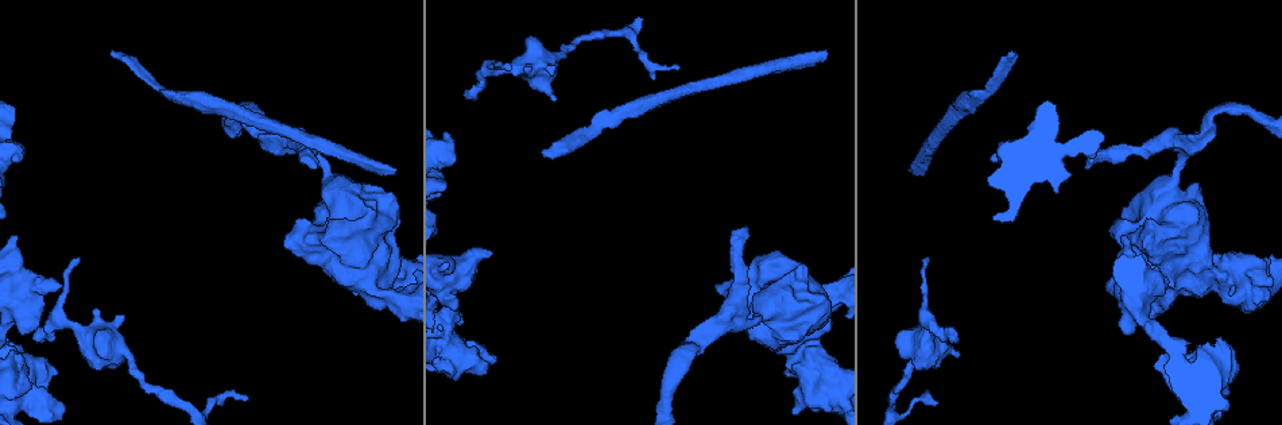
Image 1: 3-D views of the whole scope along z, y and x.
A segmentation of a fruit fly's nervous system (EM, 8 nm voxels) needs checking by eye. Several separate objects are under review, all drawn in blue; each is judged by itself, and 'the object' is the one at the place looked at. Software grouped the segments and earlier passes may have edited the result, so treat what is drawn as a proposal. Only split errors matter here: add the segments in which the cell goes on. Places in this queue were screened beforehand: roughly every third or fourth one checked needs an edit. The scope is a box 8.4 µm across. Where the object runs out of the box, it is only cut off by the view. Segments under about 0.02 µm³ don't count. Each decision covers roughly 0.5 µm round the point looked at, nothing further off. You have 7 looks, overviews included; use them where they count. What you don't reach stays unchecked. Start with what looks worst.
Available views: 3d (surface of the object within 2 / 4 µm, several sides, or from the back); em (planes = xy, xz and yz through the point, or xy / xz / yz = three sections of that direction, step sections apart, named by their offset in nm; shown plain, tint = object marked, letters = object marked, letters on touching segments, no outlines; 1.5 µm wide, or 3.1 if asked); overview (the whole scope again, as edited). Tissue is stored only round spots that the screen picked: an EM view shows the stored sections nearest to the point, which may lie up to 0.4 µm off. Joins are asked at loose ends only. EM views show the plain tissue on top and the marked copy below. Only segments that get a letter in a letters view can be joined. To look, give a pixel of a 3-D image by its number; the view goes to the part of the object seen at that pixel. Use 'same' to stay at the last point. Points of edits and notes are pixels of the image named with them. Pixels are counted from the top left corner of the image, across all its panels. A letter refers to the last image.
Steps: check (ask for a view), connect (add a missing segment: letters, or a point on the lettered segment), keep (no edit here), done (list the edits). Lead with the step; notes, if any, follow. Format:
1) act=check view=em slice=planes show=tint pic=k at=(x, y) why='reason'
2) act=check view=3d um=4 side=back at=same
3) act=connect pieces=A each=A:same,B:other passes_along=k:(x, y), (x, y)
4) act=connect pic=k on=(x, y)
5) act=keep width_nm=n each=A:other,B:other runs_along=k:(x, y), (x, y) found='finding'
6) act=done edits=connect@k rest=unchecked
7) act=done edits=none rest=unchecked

act=check view=3d um=4 side=back pic=1 at=(824, 54)

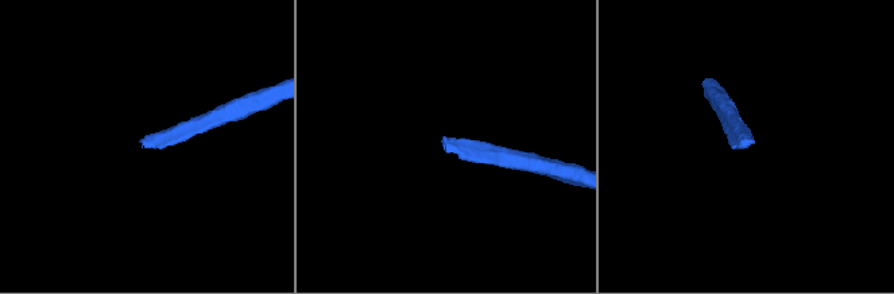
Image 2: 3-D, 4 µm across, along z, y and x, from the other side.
act=check view=em slice=planes show=letters pic=2 at=(441, 140)

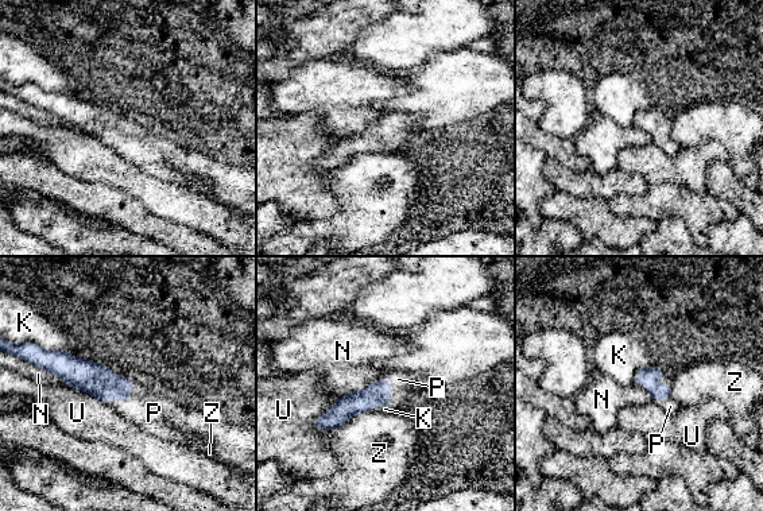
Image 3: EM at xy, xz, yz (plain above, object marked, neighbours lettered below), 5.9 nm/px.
act=connect pieces=P longest_contact=Z:260nm each=K:other,N:other,P:same,U:other,Z:other passes_along=3:(378, 394), (390, 391), (399, 382) found='it goes on there'

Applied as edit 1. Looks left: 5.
act=check view=overview why='redraw'

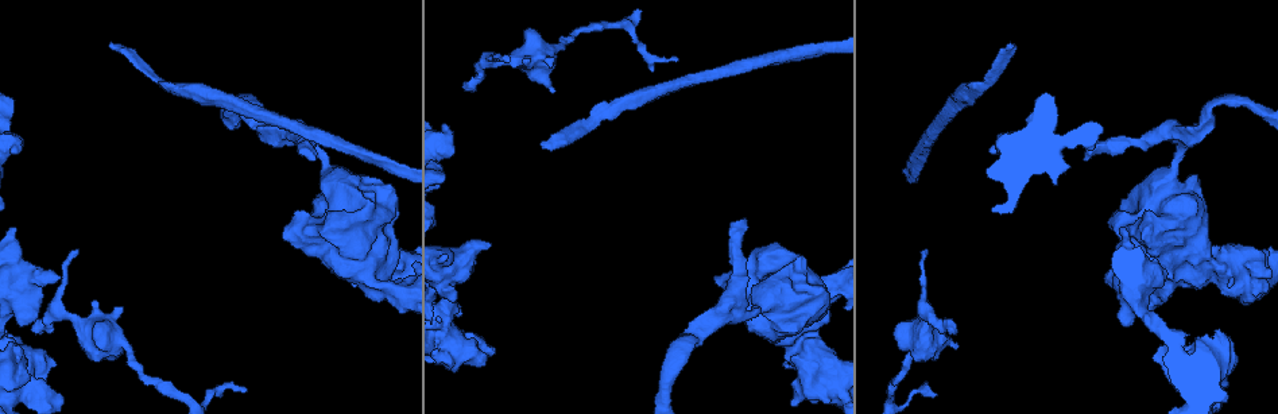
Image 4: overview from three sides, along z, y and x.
act=check view=3d um=4 pic=4 at=(311, 160) why='branch stops here'

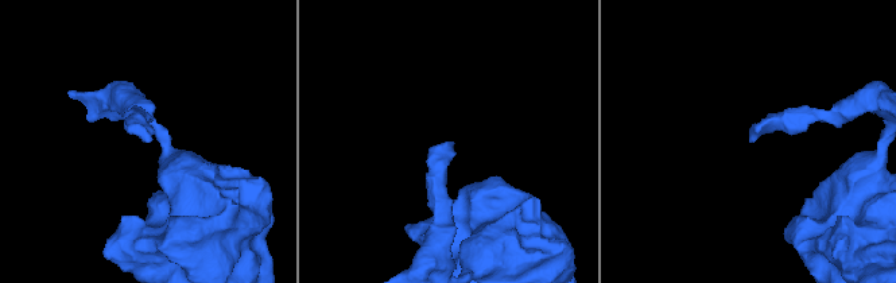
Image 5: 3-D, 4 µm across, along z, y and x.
act=check view=em um=3.1 slice=planes show=letters pic=5 at=(452, 144)

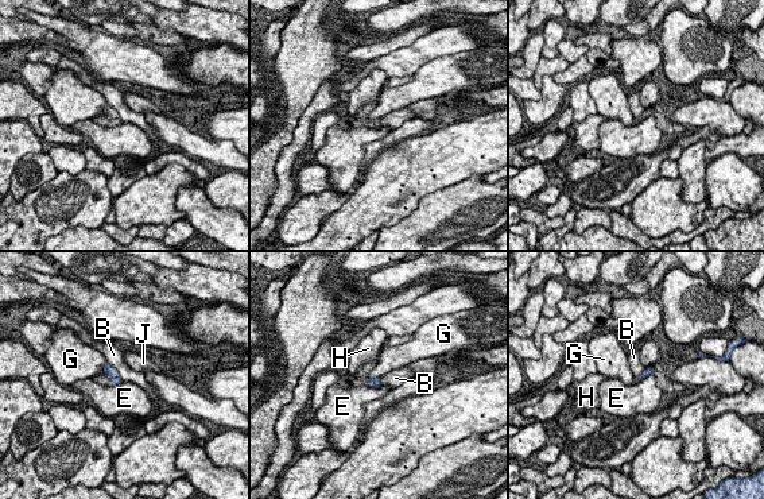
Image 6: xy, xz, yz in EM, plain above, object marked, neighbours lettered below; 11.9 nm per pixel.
act=connect pieces=H each=B:other,E:other,G:other,H:same,J:other passes_along=6:(109, 371), (111, 379), (103, 379) found='the cell continues'

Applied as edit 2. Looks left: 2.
act=check view=overview

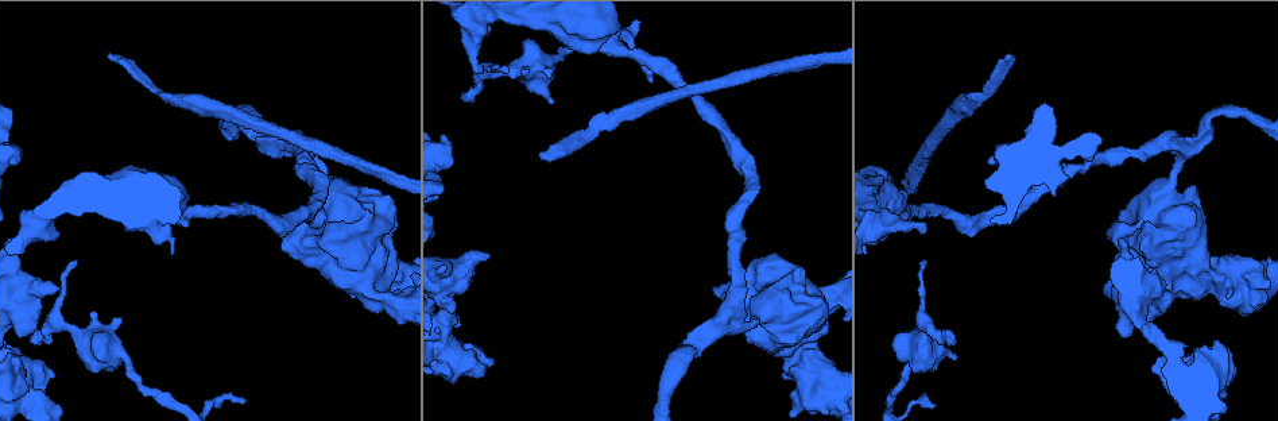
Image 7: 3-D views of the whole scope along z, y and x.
act=check view=em slice=planes show=letters pic=7 at=(75, 262)

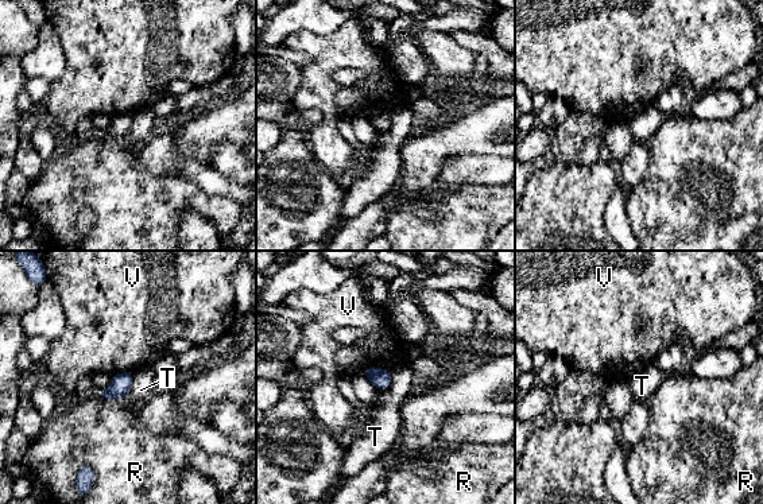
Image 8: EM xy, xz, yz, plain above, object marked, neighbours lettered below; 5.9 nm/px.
act=keep each=R:other,T:other,V:other border=8:(132, 373), (130, 391), (124, 396) found='none of them fits'

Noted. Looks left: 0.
act=done edits=connect@3,connect@6 rest=unchecked

